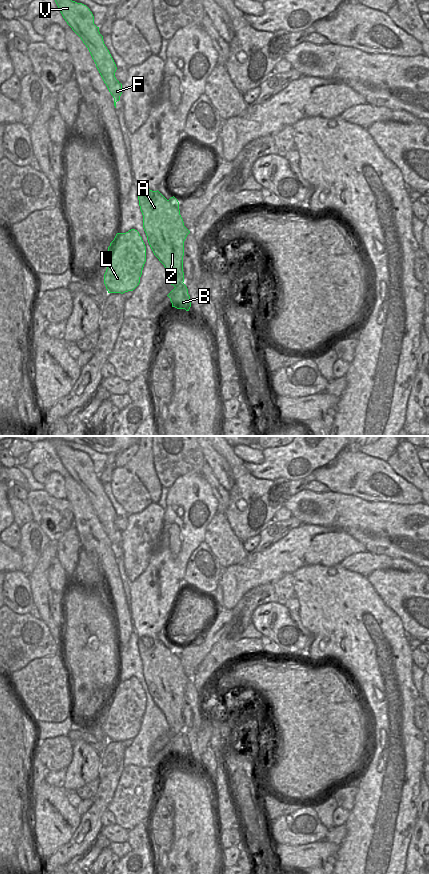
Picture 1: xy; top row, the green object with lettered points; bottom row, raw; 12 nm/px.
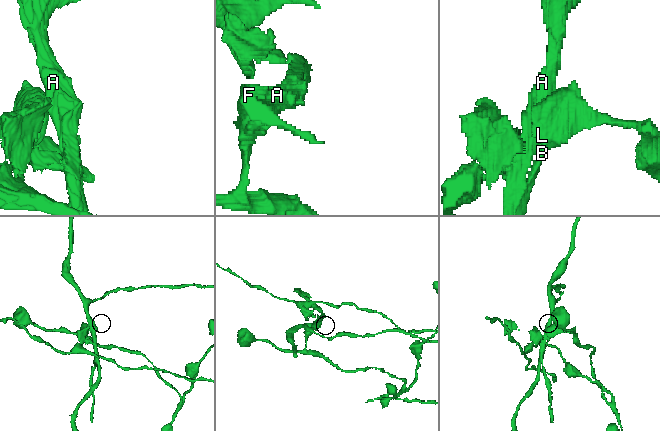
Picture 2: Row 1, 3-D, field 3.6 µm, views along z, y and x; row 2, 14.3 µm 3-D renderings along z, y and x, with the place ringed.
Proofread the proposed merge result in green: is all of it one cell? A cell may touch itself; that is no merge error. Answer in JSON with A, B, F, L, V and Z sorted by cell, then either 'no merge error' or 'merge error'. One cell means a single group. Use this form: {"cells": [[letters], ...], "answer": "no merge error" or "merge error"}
{"cells": [["A", "F", "L", "V", "Z"], ["B"]], "answer": "merge error"}

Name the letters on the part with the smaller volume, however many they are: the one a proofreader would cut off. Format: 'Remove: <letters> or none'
Remove: B

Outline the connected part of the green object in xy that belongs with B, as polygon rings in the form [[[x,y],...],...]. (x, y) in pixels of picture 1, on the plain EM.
[[[184,731],[175,735],[167,744],[170,746],[172,755],[189,759],[191,755],[190,744]]]

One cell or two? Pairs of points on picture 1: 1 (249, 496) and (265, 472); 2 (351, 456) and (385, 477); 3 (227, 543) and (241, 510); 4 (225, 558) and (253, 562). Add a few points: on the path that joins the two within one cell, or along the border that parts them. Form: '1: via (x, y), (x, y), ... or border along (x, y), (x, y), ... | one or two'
1: border along (243, 463), (255, 477), (280, 483) | two
2: via (359, 464), (372, 477), (377, 477) | one
3: border along (223, 513), (231, 530), (242, 542) | two
4: border along (247, 553), (240, 562), (231, 564), (223, 569) | two

